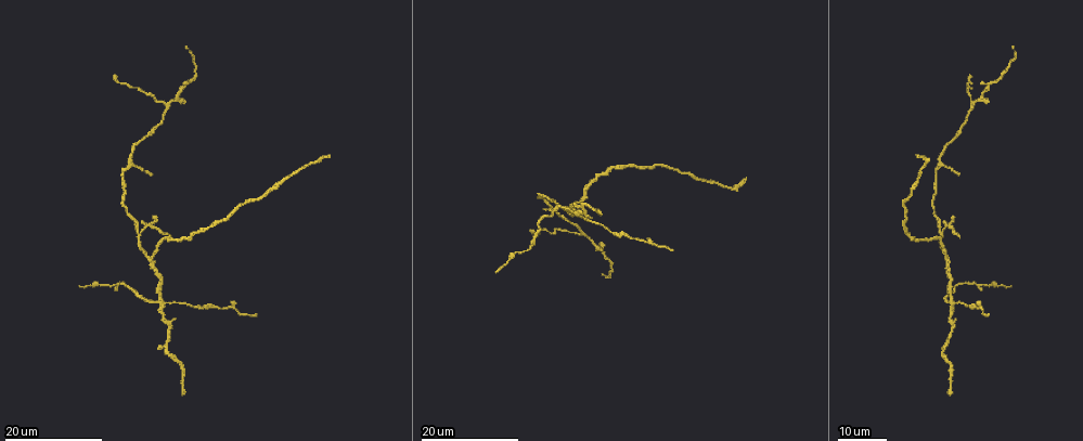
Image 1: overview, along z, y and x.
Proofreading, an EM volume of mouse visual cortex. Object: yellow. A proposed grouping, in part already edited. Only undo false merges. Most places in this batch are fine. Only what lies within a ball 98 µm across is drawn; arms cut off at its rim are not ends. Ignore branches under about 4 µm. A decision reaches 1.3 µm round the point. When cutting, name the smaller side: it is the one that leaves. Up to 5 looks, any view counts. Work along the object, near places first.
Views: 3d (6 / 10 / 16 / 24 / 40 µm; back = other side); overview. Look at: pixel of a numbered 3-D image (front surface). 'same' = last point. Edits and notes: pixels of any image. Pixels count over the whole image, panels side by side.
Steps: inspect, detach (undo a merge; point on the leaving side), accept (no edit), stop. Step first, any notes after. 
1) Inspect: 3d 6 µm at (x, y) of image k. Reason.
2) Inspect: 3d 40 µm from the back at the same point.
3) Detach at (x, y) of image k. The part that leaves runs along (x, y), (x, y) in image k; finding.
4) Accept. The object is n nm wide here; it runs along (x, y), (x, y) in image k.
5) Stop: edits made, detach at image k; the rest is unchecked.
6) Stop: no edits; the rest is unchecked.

Inspect: 3d 16 µm at (131, 161) of image 1. Three arms meet.

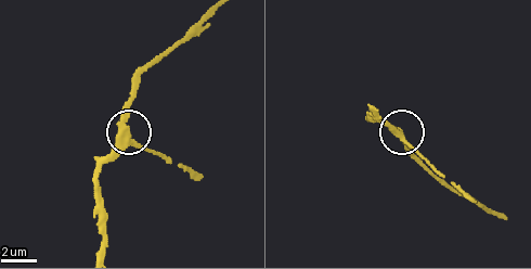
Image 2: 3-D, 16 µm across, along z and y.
Inspect: 3d 10 µm at (401, 133) of image 2.

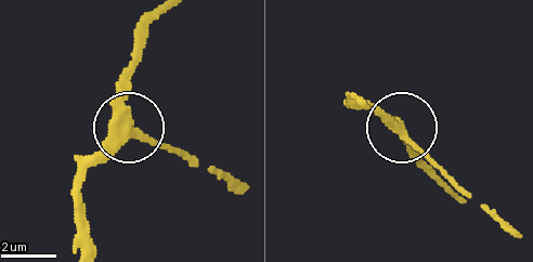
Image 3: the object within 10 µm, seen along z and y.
Accept. 3 arms meet here; it runs along (90, 245), (83, 223), (86, 174), (130, 128), (185, 158) in image 3; all the same neuron.

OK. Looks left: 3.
Inspect: 3d 16 µm at (152, 259) of image 1. Four or more arms meet.

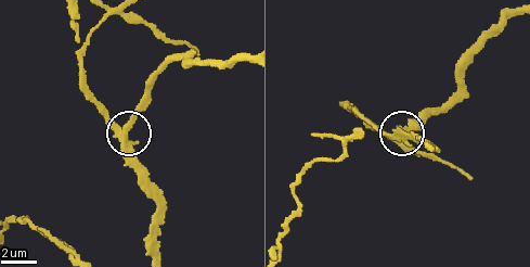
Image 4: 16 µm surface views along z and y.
Inspect: 3d 6 µm at (124, 136) of image 4.

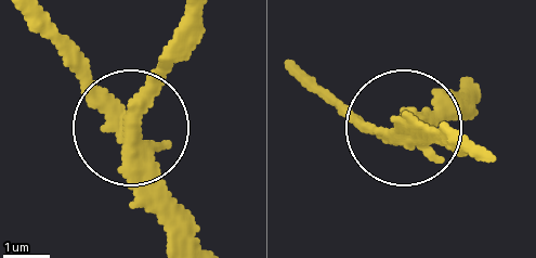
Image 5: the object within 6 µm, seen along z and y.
Accept. 4 arms meet here; it runs along (298, 67), (353, 118), (442, 133) in image 5; one neuron here.

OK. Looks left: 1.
Stop: no edits; the rest is unchecked.

